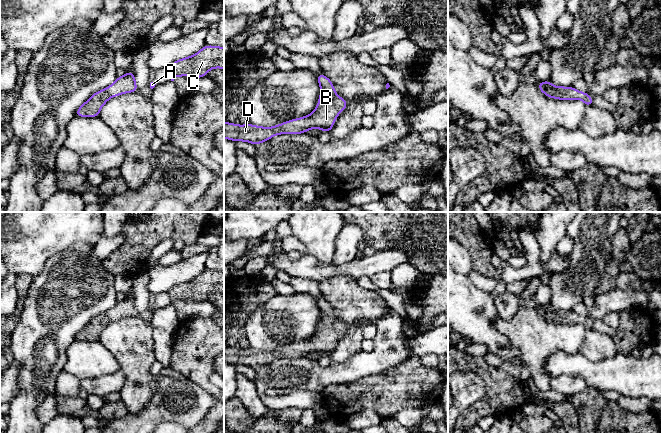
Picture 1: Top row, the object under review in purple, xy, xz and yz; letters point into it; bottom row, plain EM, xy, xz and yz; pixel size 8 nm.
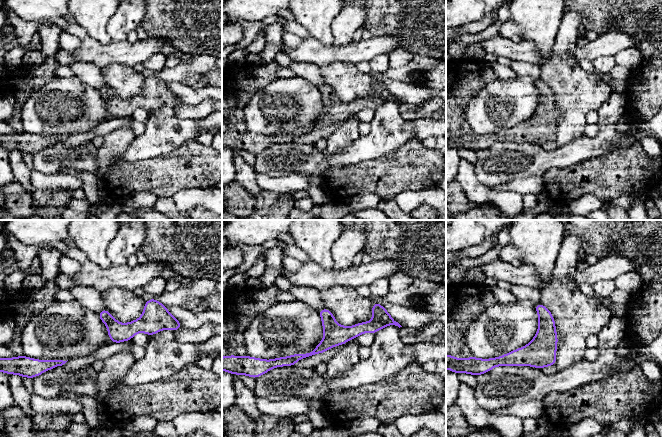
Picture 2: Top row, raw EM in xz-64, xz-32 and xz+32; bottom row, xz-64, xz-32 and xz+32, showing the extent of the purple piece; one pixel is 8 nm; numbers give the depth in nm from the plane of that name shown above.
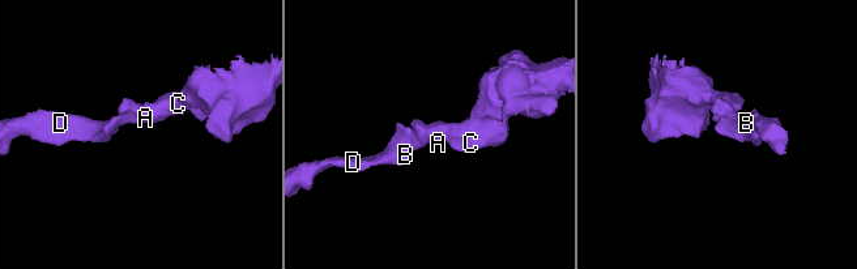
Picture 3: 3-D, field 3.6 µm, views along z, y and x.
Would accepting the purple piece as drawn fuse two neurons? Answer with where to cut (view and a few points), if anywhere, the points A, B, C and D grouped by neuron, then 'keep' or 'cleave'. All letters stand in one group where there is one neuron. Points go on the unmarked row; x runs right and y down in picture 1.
cut none; groups A B C D; keep

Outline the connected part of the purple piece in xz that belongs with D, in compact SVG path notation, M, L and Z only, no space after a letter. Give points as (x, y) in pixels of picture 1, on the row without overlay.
M322 297L316 299L316 301L320 308L321 316L317 331L311 338L302 342L286 345L282 348L276 349L275 351L260 351L250 347L247 349L236 349L233 347L225 346L224 362L230 363L234 366L246 365L256 370L278 358L300 358L305 357L306 355L313 352L320 352L321 356L325 355L329 357L336 345L338 338L345 334L348 326L344 322L336 319L335 312L328 301Z

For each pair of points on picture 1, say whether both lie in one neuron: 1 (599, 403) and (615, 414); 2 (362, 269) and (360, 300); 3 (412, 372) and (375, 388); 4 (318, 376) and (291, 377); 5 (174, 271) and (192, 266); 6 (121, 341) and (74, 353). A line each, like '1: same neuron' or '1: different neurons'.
1: different neurons
2: different neurons
3: same neuron
4: same neuron
5: same neuron
6: different neurons

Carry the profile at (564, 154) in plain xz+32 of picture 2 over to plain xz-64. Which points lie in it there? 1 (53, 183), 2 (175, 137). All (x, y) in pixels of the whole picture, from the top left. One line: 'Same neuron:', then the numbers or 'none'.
Same neuron: 2

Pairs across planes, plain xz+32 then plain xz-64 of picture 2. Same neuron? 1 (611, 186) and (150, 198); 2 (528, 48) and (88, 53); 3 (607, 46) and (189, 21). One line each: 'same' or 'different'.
1: different
2: same
3: different

